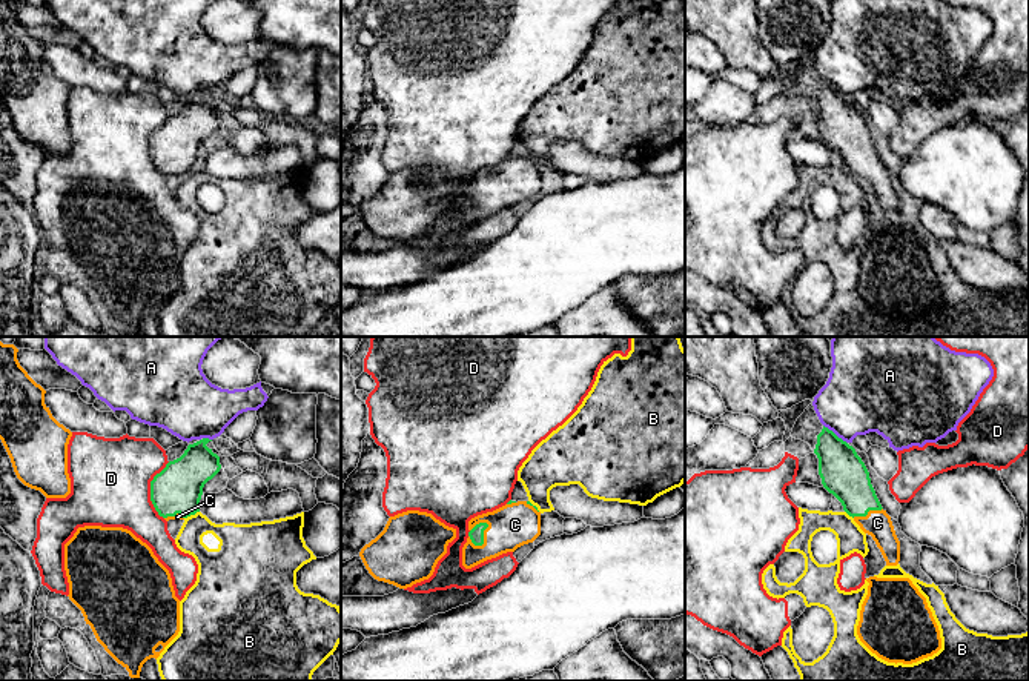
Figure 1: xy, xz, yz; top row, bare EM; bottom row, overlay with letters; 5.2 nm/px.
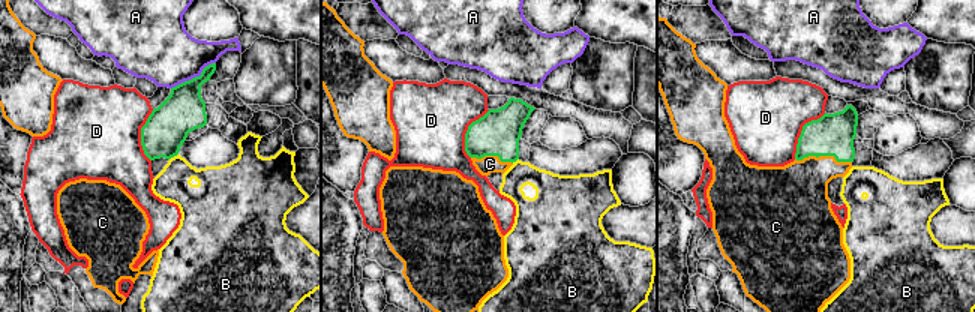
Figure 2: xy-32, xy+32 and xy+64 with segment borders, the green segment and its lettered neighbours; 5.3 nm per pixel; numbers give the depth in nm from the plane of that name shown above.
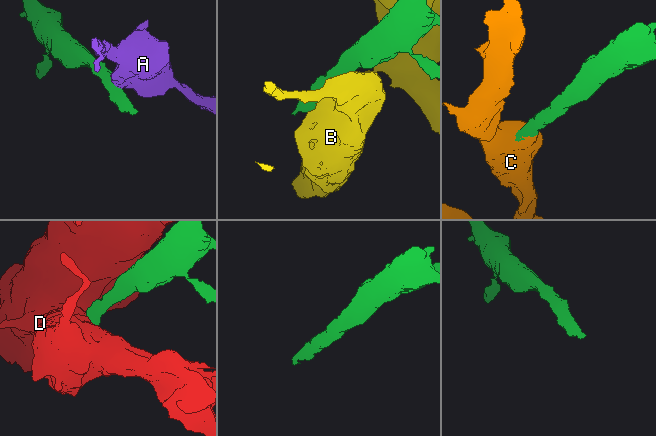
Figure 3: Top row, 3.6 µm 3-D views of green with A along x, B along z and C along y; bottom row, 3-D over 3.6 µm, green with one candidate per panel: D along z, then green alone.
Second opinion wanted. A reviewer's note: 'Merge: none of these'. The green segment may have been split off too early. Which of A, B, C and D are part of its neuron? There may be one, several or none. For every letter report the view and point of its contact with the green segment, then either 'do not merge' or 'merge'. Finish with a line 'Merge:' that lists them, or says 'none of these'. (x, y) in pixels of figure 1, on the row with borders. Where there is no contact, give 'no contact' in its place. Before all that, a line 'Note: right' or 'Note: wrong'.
Note: wrong
A: contact yz (834, 434); do not merge
B: contact xy (191, 514); do not merge
C: contact xz (483, 537); merge
D: contact xy (151, 491); do not merge
Merge: C

